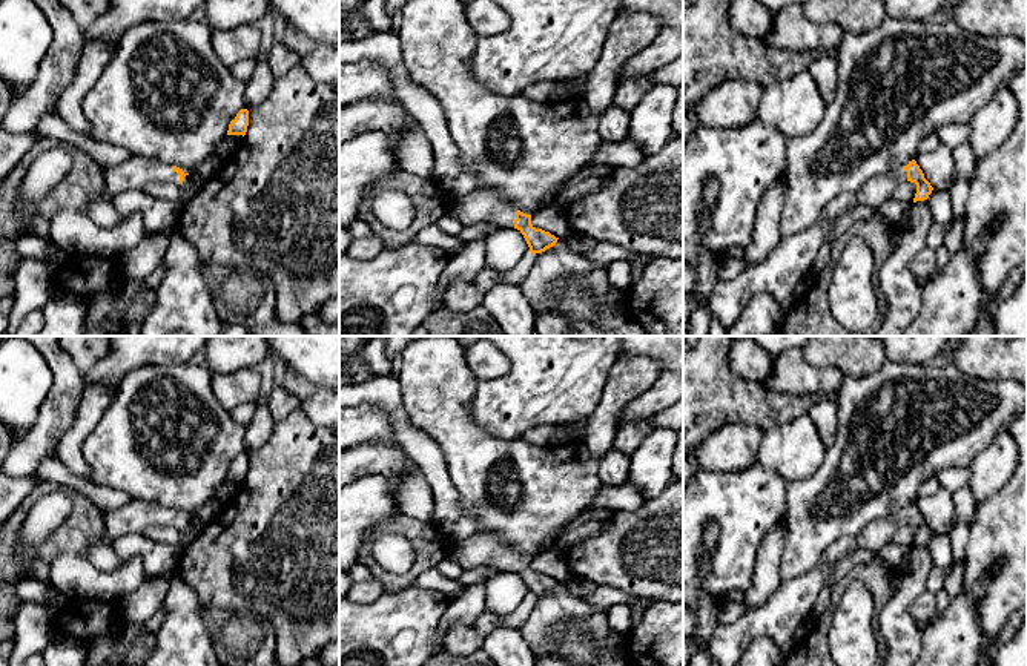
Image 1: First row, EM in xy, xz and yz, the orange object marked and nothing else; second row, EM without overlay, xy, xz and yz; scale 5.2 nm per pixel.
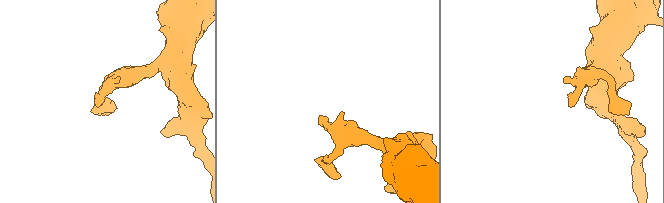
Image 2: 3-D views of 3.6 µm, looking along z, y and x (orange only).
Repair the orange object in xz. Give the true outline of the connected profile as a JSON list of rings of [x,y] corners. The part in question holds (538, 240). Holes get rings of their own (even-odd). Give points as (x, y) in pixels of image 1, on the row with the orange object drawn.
[[[474,189],[462,196],[457,199],[457,209],[450,215],[462,226],[484,223],[497,224],[502,229],[517,229],[533,255],[556,246],[559,239],[550,232],[536,229],[531,224],[531,215],[520,212],[513,203],[490,189]]]

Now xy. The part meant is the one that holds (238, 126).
[[[241,109],[236,117],[230,121],[227,135],[246,135],[249,126],[249,110]]]

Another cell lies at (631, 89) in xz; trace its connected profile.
[[[651,75],[625,77],[616,91],[614,104],[631,112],[654,84]]]

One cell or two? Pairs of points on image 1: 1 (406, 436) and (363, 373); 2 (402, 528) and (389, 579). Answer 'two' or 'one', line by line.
1: two
2: one

